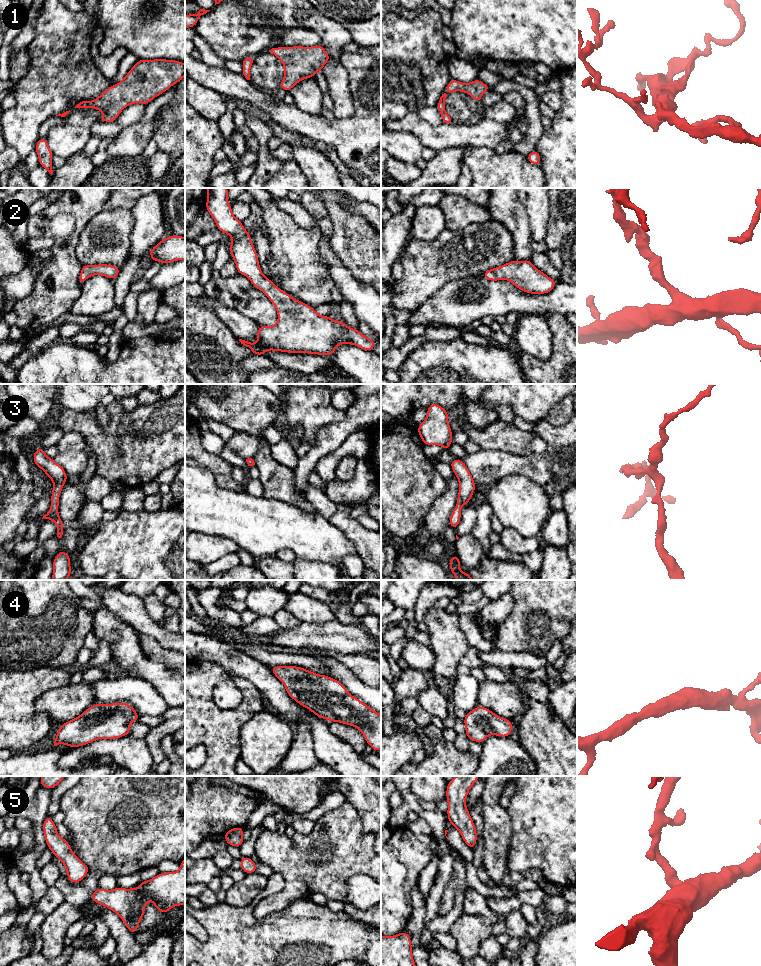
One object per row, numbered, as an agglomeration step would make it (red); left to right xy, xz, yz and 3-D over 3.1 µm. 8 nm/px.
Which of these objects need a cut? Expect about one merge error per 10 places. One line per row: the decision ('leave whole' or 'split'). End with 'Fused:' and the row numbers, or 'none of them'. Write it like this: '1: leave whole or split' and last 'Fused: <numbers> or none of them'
1: leave whole
2: leave whole
3: leave whole
4: leave whole
5: leave whole
Fused: none of them

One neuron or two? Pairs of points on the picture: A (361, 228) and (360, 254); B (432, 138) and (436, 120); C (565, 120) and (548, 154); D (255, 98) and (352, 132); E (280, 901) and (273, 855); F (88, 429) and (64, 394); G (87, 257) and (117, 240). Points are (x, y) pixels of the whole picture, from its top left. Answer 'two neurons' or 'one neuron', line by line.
A: one neuron
B: two neurons
C: one neuron
D: one neuron
E: one neuron
F: two neurons
G: one neuron

